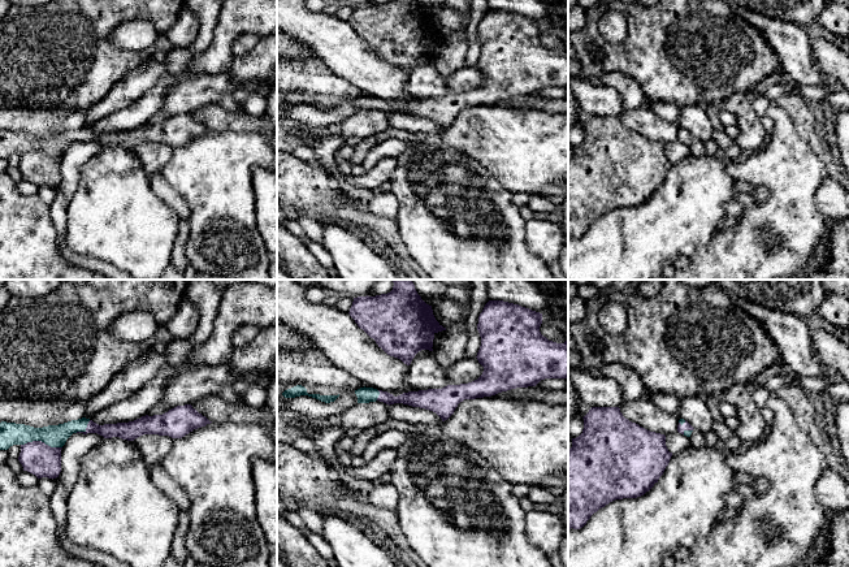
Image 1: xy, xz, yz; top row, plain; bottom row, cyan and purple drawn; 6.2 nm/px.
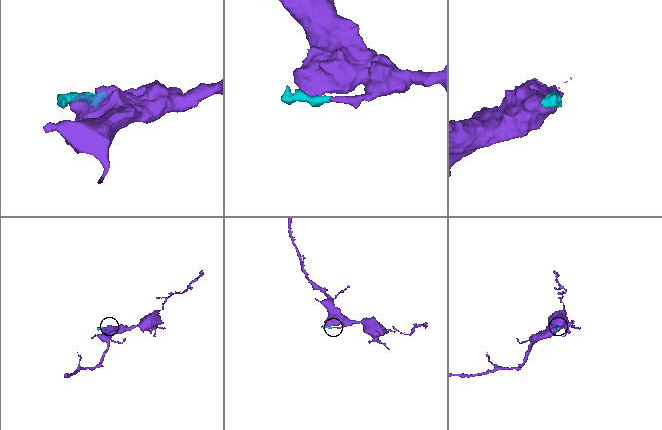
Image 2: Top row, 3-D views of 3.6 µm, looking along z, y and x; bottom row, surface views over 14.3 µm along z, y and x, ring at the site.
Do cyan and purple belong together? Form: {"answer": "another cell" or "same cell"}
{"answer": "same cell"}

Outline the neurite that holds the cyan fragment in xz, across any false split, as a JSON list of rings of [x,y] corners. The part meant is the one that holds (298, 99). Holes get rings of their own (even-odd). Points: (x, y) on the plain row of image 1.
[[[296,94],[291,98],[287,98],[282,101],[282,104],[285,107],[295,107],[295,105],[300,105],[300,104],[308,104],[308,105],[312,105],[312,107],[316,107],[321,111],[325,111],[325,112],[330,112],[330,111],[334,111],[338,105],[338,104],[320,104],[320,103],[308,103],[307,101],[307,98],[302,94]]]

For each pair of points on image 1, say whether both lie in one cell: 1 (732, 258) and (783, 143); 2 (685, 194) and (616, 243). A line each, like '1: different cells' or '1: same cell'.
1: same cell
2: same cell

